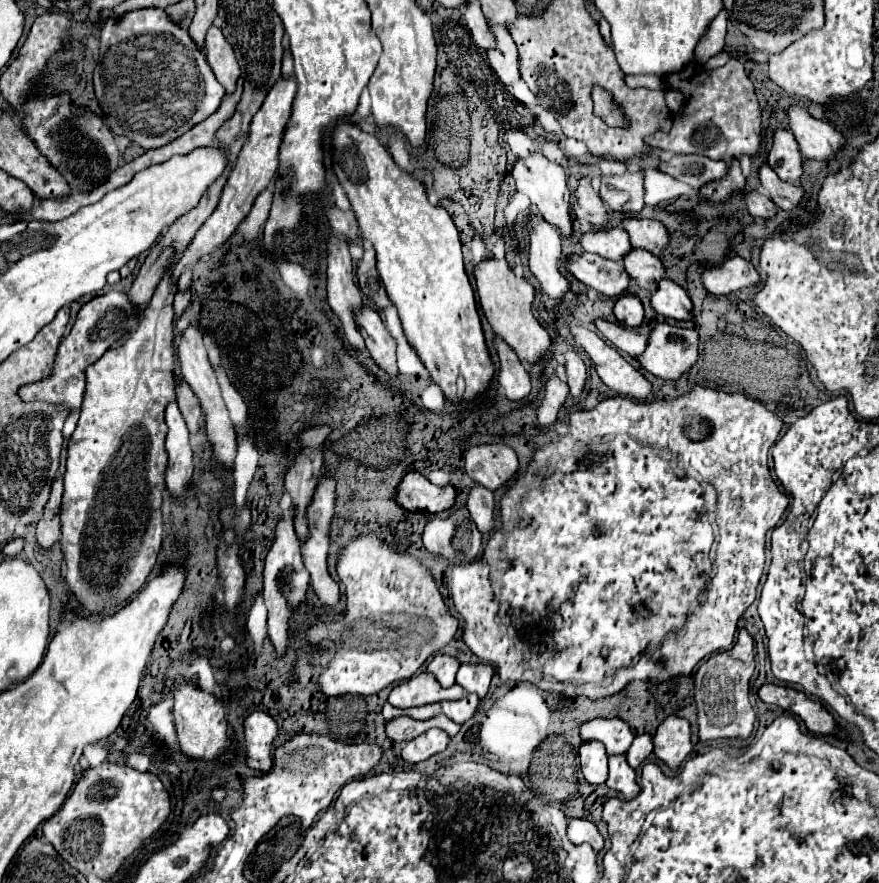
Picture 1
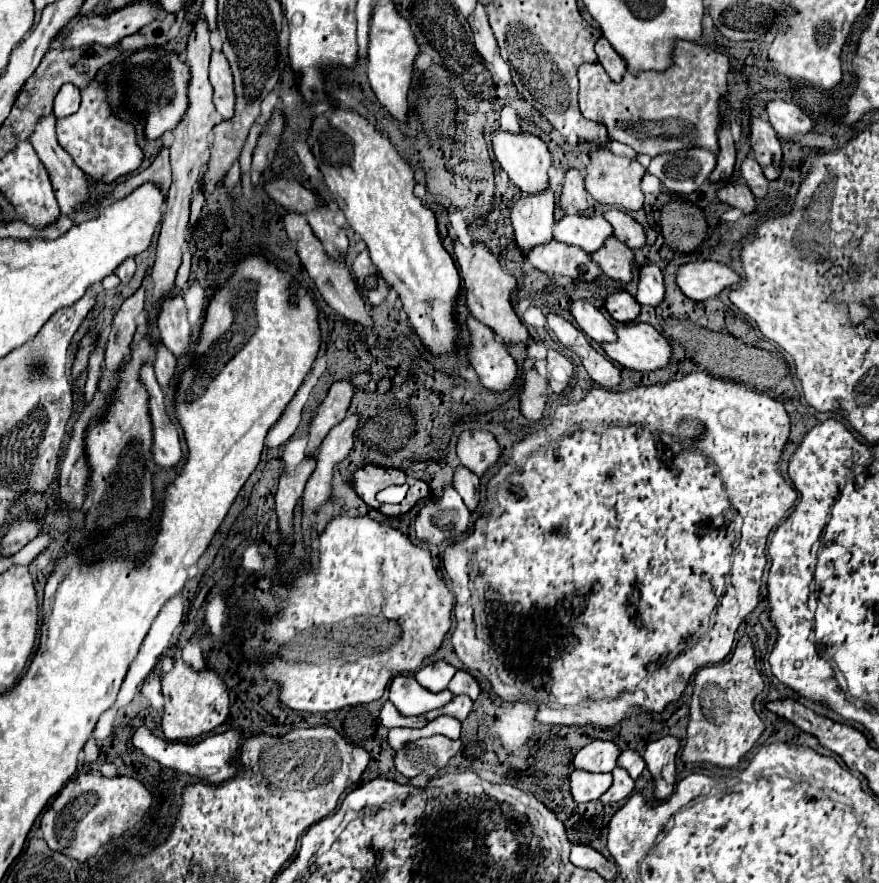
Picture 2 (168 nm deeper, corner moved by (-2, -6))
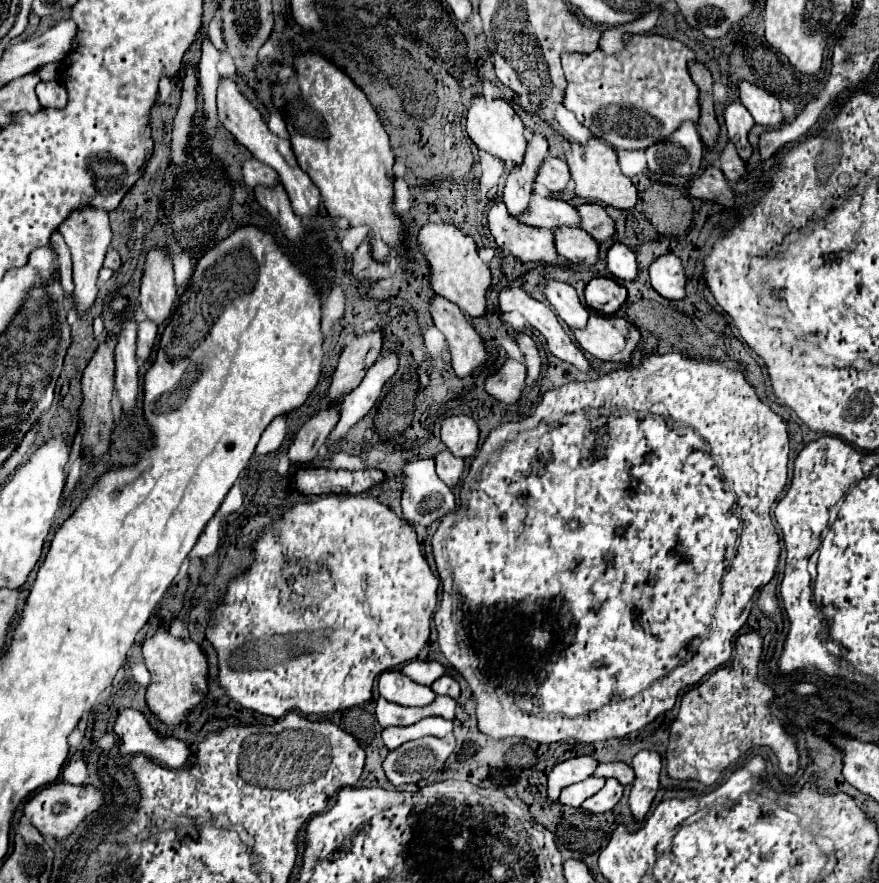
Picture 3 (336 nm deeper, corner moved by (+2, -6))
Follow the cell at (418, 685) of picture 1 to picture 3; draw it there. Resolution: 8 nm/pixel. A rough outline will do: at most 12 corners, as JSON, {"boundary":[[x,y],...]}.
{"boundary":[[400,670],[378,680],[380,696],[400,706],[422,708],[436,698],[432,688]]}

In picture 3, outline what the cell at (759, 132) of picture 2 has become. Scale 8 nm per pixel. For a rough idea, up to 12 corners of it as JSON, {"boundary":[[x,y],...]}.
{"boundary":[[740,102],[726,104],[728,138],[744,160],[752,156],[748,134],[754,126]]}

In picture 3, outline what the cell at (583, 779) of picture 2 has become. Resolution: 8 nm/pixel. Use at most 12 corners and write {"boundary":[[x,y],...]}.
{"boundary":[[590,776],[584,782],[564,788],[560,802],[580,806],[594,796],[604,778]]}

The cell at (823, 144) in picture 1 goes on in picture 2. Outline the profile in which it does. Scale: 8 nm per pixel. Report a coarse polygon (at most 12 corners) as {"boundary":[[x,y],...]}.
{"boundary":[[784,100],[766,102],[768,122],[782,138],[808,134],[812,120]]}

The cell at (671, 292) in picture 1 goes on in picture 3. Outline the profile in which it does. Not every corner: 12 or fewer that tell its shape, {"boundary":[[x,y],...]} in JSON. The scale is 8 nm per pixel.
{"boundary":[[614,244],[606,256],[608,270],[634,282],[638,278],[636,252]]}

